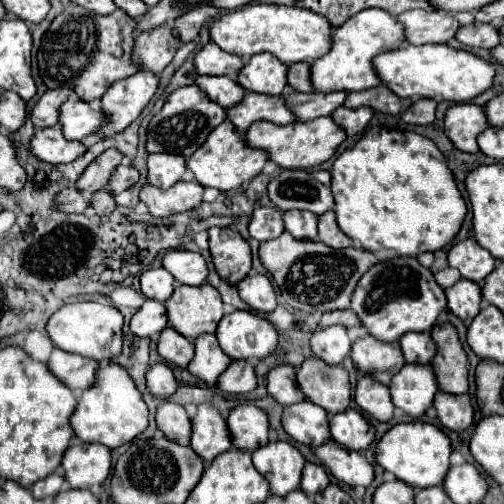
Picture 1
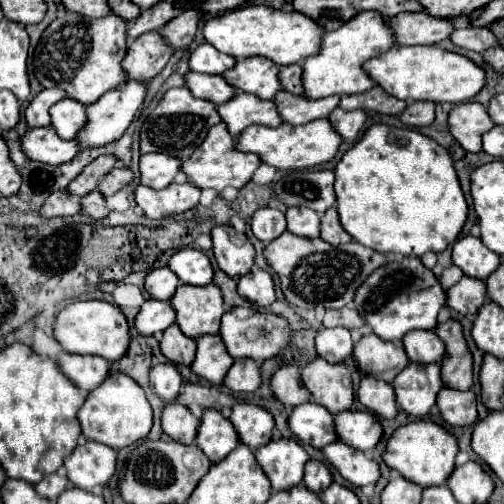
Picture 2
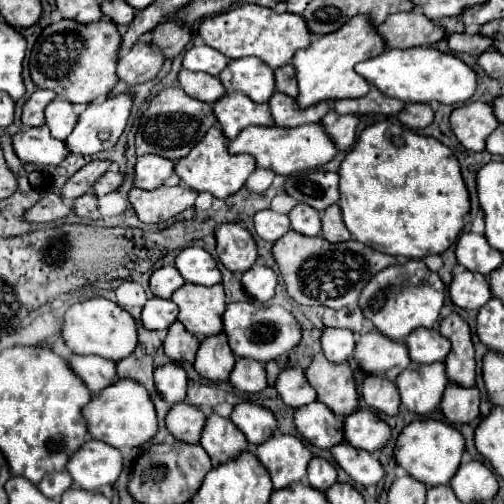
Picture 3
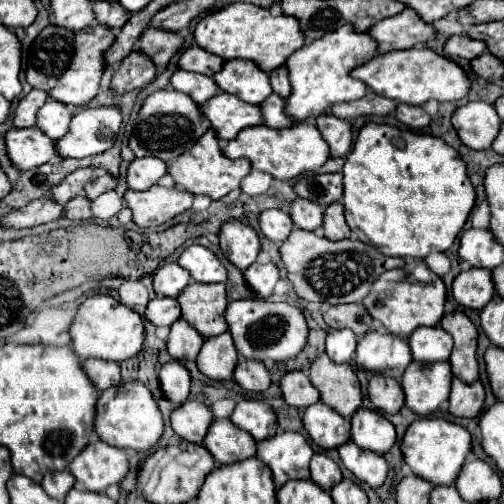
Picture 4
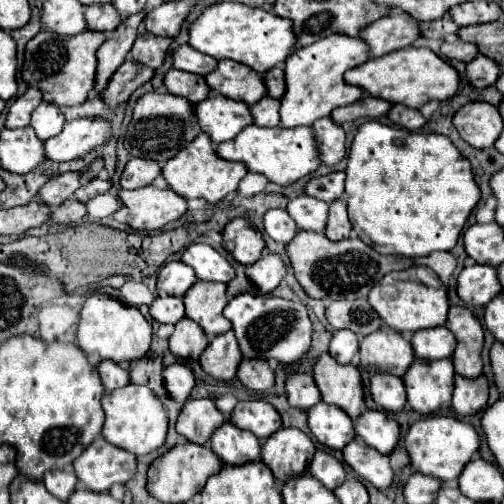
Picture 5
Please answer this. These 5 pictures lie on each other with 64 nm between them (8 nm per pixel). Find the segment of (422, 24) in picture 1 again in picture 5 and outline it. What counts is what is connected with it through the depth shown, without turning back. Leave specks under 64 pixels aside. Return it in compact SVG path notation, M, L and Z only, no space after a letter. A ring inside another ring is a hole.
M394 12L390 16L384 16L360 30L360 38L368 44L370 58L406 48L418 36L420 36L420 30L416 22L404 12L398 12L398 14Z

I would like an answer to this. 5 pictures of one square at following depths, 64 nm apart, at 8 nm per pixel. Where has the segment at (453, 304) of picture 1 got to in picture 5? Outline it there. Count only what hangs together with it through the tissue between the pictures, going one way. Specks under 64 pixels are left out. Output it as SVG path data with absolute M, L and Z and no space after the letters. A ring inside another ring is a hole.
M474 264L464 268L458 276L458 296L466 304L484 306L500 292L502 292L502 286L494 266Z

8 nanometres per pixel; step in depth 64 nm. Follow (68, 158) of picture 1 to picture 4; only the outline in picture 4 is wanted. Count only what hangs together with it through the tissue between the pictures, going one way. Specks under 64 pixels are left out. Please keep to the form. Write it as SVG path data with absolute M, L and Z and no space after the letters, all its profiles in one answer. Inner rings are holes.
M36 126L32 128L12 128L6 132L6 154L14 168L20 172L38 168L56 158L56 150L52 148L54 140L48 140L44 132Z

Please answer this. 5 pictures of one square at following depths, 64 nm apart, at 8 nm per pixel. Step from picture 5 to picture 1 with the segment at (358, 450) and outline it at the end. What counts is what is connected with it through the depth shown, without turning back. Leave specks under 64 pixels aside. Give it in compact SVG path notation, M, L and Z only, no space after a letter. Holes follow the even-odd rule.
M330 440L314 452L318 460L348 486L368 486L374 480L374 466L356 450L346 450L342 444Z

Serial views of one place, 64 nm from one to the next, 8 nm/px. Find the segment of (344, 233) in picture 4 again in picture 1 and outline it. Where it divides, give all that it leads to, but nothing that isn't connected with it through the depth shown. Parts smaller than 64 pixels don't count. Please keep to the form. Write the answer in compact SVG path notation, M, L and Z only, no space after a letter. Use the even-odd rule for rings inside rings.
M332 210L320 216L320 222L318 222L318 240L320 240L322 244L332 246L332 248L352 246L352 240L338 228L338 224L336 224L336 214L334 214Z

